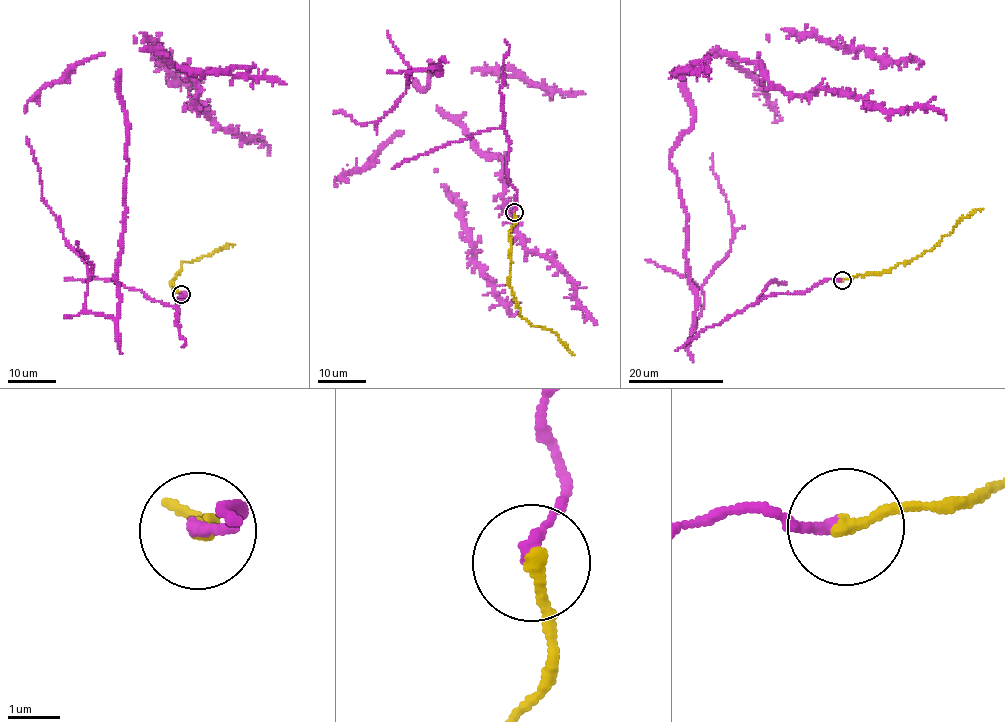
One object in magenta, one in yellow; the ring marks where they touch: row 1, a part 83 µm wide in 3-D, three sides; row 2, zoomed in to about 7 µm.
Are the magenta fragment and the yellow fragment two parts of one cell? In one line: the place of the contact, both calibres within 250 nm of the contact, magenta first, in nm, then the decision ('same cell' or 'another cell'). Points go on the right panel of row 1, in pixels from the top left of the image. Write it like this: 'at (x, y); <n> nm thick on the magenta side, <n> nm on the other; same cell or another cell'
at (842, 280); 240 nm thick on the magenta side, 280 nm on the other; same cell

